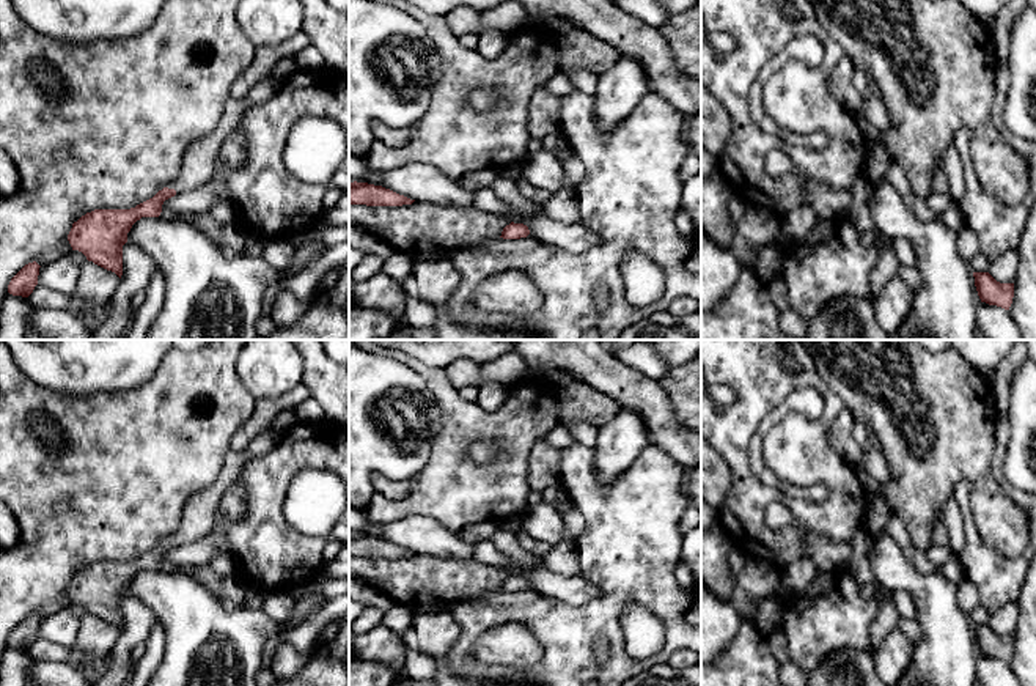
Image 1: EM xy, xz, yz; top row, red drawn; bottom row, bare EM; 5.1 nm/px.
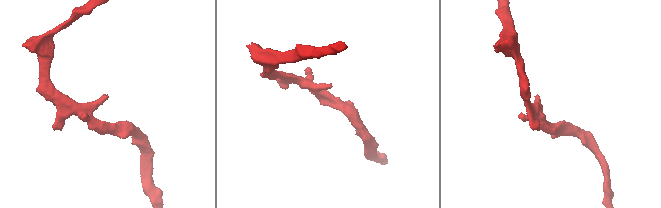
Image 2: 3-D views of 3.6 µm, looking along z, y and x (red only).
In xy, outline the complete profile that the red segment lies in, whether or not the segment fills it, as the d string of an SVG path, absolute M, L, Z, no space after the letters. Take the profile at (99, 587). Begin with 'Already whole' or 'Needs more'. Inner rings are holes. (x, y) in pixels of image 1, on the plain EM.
Needs more. M269 430L258 434L244 452L230 450L217 480L187 499L178 530L152 551L130 562L94 562L82 568L68 587L72 603L121 631L123 598L132 577L141 570L159 570L163 554L176 546L206 537L214 529L222 496L241 478L244 466L269 453L277 439Z

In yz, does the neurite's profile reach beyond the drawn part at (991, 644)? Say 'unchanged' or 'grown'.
unchanged

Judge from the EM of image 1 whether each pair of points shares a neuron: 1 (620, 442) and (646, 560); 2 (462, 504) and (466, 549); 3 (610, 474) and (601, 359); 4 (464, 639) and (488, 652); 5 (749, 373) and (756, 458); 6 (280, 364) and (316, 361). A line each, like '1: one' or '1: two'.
1: two
2: two
3: two
4: two
5: two
6: two

